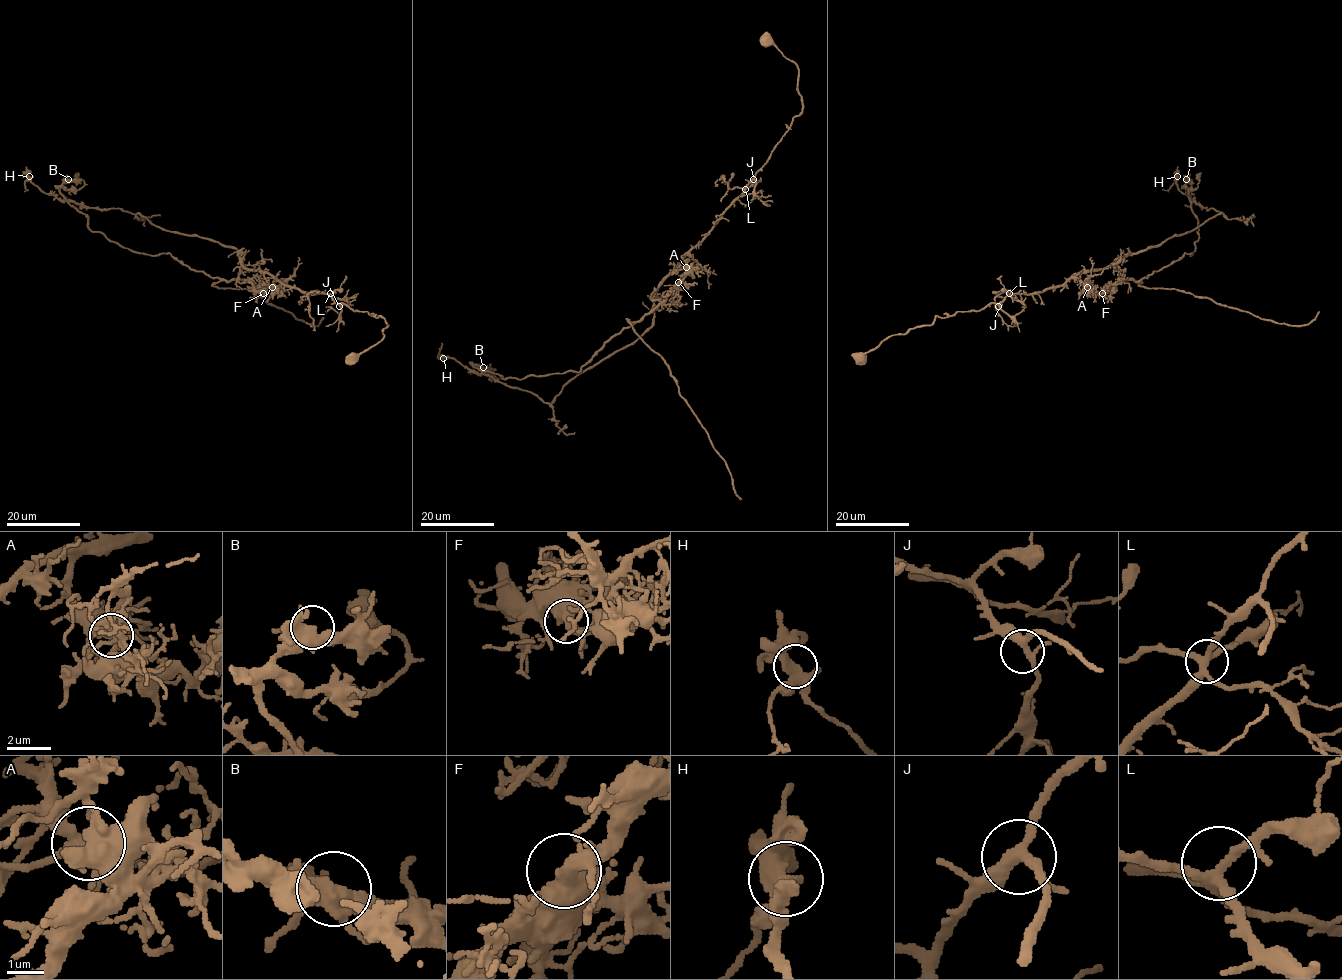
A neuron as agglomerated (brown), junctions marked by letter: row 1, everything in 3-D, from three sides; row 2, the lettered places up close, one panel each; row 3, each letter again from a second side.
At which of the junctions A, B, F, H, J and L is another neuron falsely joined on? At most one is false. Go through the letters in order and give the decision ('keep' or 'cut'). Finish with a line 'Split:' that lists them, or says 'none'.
A: cut
B: keep
F: keep
H: keep
J: keep
L: keep
Split: A

